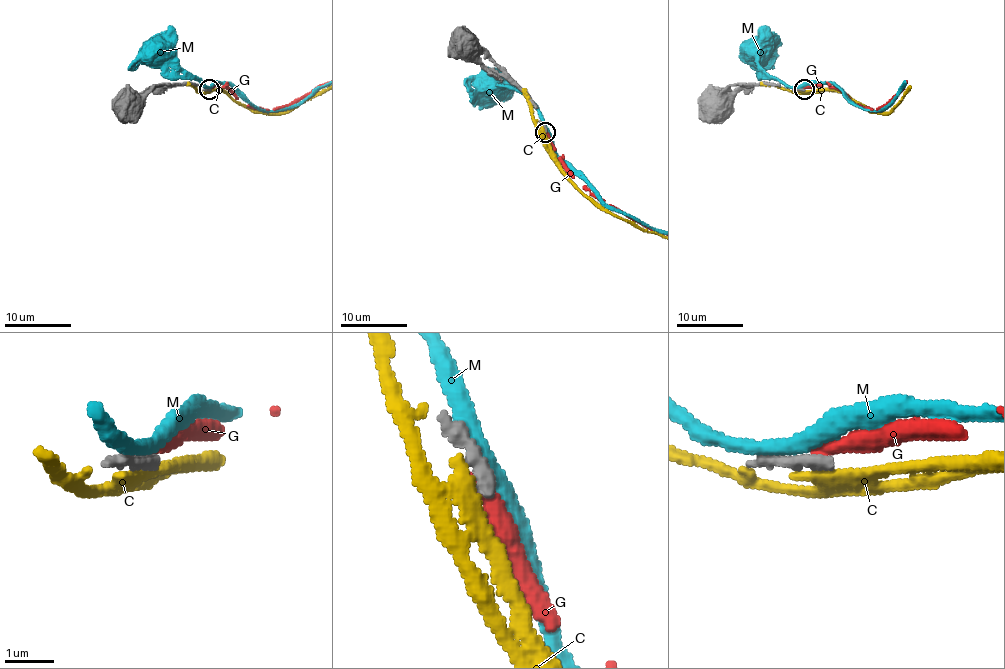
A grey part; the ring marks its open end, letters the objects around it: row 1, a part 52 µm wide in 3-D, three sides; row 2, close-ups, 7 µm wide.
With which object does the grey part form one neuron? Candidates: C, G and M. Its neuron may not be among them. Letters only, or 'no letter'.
no letter

